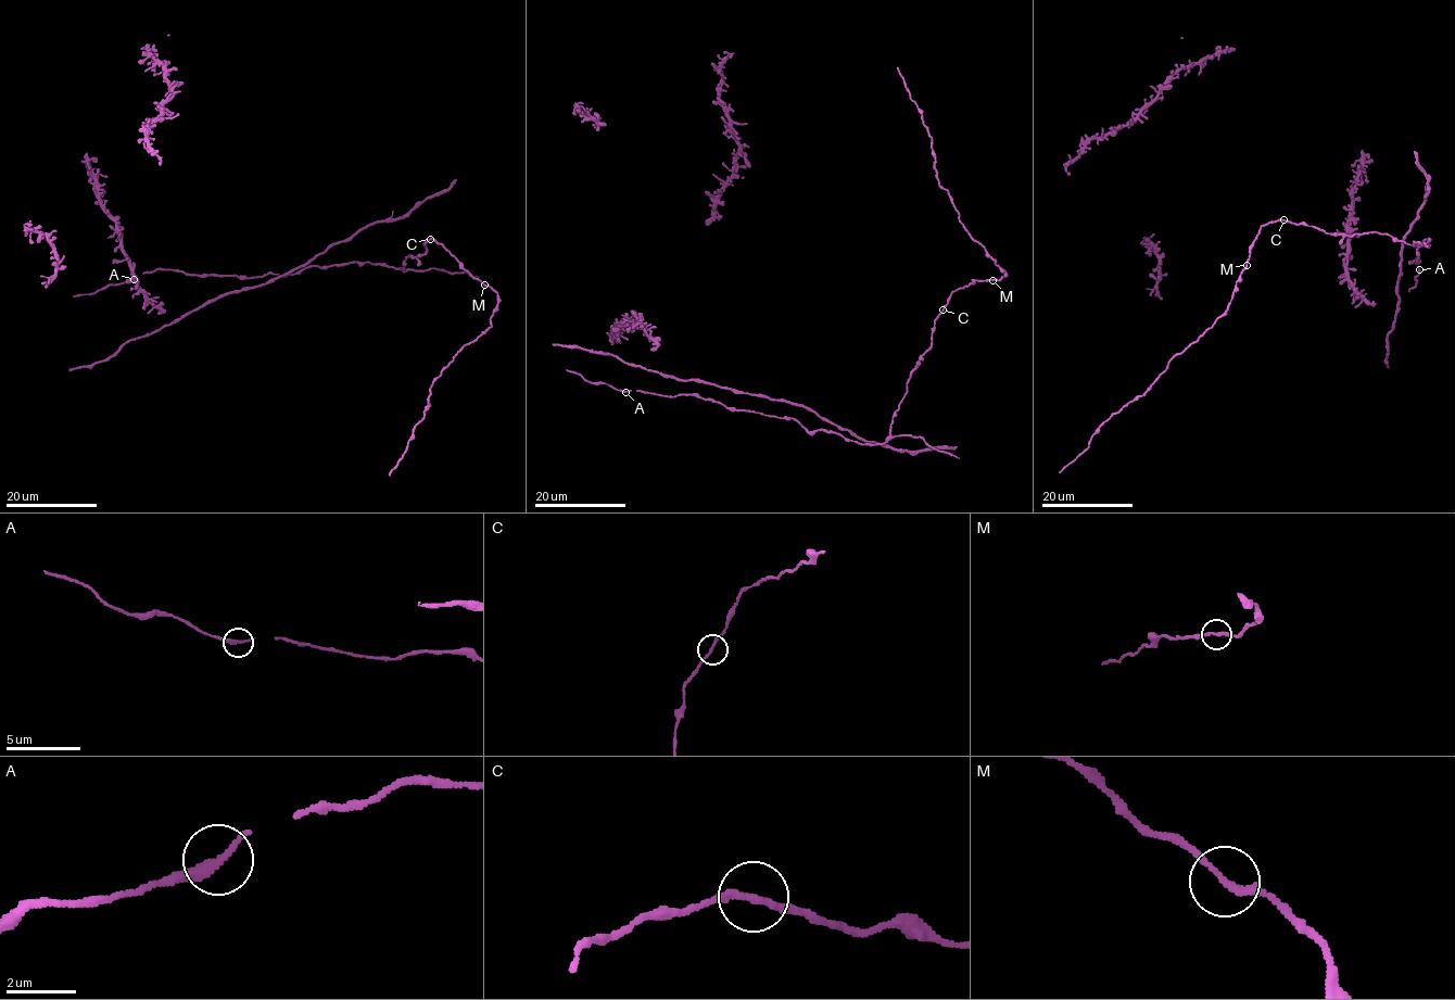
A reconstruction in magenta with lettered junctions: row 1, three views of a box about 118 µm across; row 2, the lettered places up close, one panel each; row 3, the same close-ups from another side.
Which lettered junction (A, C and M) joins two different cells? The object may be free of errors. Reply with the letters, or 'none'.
none

